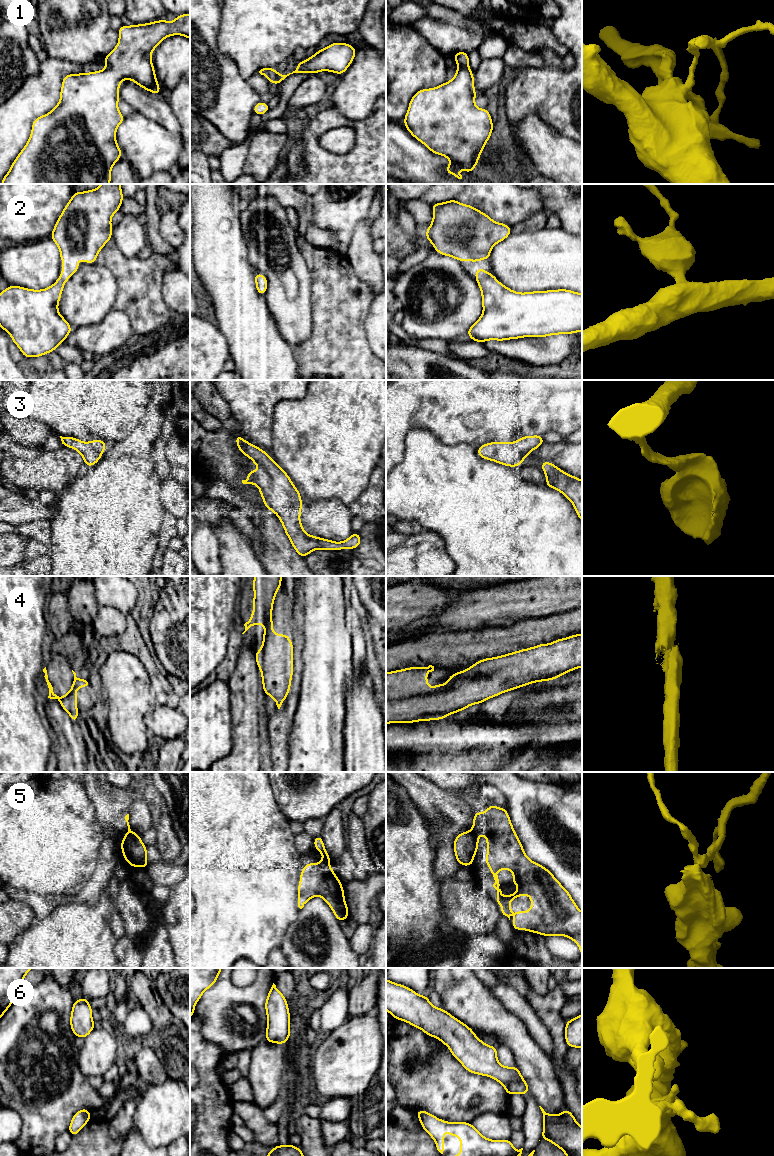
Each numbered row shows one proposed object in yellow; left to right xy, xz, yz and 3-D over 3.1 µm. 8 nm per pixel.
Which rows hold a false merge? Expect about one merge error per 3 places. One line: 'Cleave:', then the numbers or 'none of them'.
Cleave: 4, 5

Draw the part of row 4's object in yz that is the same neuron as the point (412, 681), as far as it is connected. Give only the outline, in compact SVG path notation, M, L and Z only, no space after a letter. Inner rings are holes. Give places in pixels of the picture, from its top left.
M434 666L428 667L409 667L406 669L391 671L386 673L386 701L395 701L398 699L409 698L417 695L427 695L439 689L444 689L449 686L449 683L445 687L442 686L444 681L441 681L438 685L430 688L427 681L427 674L434 671Z

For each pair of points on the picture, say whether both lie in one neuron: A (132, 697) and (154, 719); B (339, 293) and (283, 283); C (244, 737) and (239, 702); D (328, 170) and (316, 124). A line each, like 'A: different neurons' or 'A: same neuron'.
A: different neurons
B: different neurons
C: same neuron
D: same neuron

